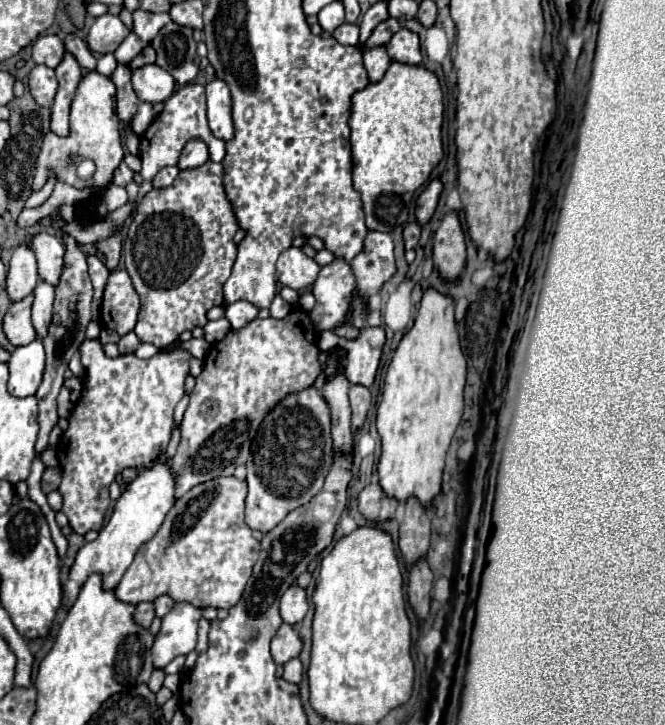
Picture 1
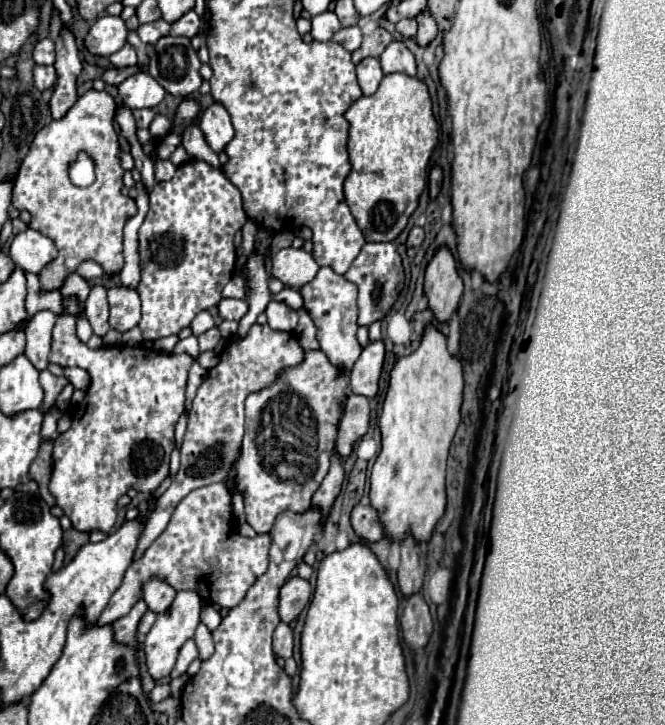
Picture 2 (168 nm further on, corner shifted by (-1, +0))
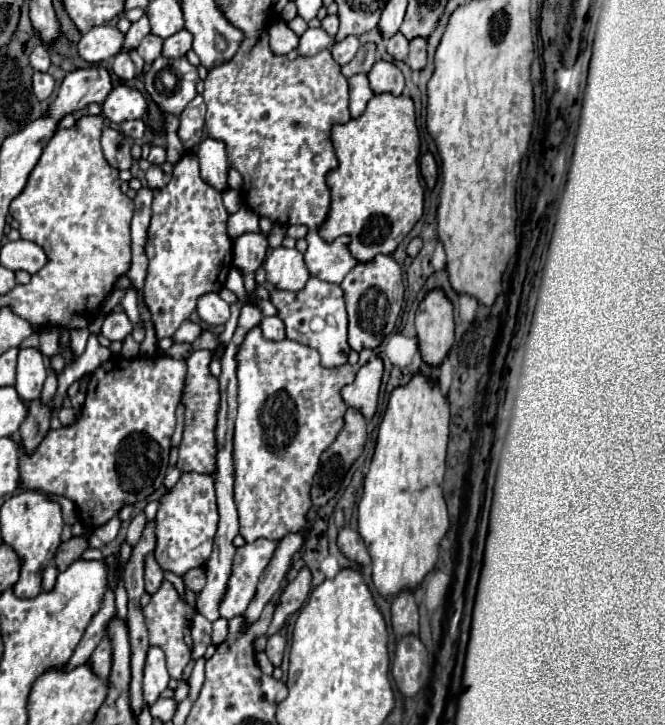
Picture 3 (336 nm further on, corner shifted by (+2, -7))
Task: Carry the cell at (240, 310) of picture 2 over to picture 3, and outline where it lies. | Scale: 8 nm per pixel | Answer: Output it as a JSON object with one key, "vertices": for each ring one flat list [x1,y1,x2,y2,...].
{"vertices":[[205,293,197,301,197,315,207,325,225,325,229,319,229,305,217,293]]}

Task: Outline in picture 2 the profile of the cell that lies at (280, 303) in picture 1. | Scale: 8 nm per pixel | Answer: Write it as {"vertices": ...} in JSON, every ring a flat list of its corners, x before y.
{"vertices":[[270,300,268,302,266,316,268,316,268,324,274,330,294,332,296,326,298,326,298,312,292,310,290,306,286,306,284,302,278,302,278,300]]}

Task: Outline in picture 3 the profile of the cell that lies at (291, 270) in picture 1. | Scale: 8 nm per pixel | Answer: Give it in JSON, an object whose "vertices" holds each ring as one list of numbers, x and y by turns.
{"vertices":[[277,247,265,259,267,281,273,283,277,289,299,291,305,287,309,279,309,271,303,263,303,255,297,249]]}

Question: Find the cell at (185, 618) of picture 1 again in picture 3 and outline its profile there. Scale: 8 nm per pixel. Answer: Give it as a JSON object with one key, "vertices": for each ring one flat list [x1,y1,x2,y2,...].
{"vertices":[[151,647,147,653,145,677,143,677,143,699,147,707,151,707,159,699,159,695,167,689,169,679,171,677,165,667,163,651,159,651,159,647]]}

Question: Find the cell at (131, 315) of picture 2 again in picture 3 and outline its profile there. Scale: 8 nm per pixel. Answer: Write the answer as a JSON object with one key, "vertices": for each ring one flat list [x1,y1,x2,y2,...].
{"vertices":[[111,313,101,329,101,335,105,335,109,341,123,341,131,333,131,323,125,313]]}

